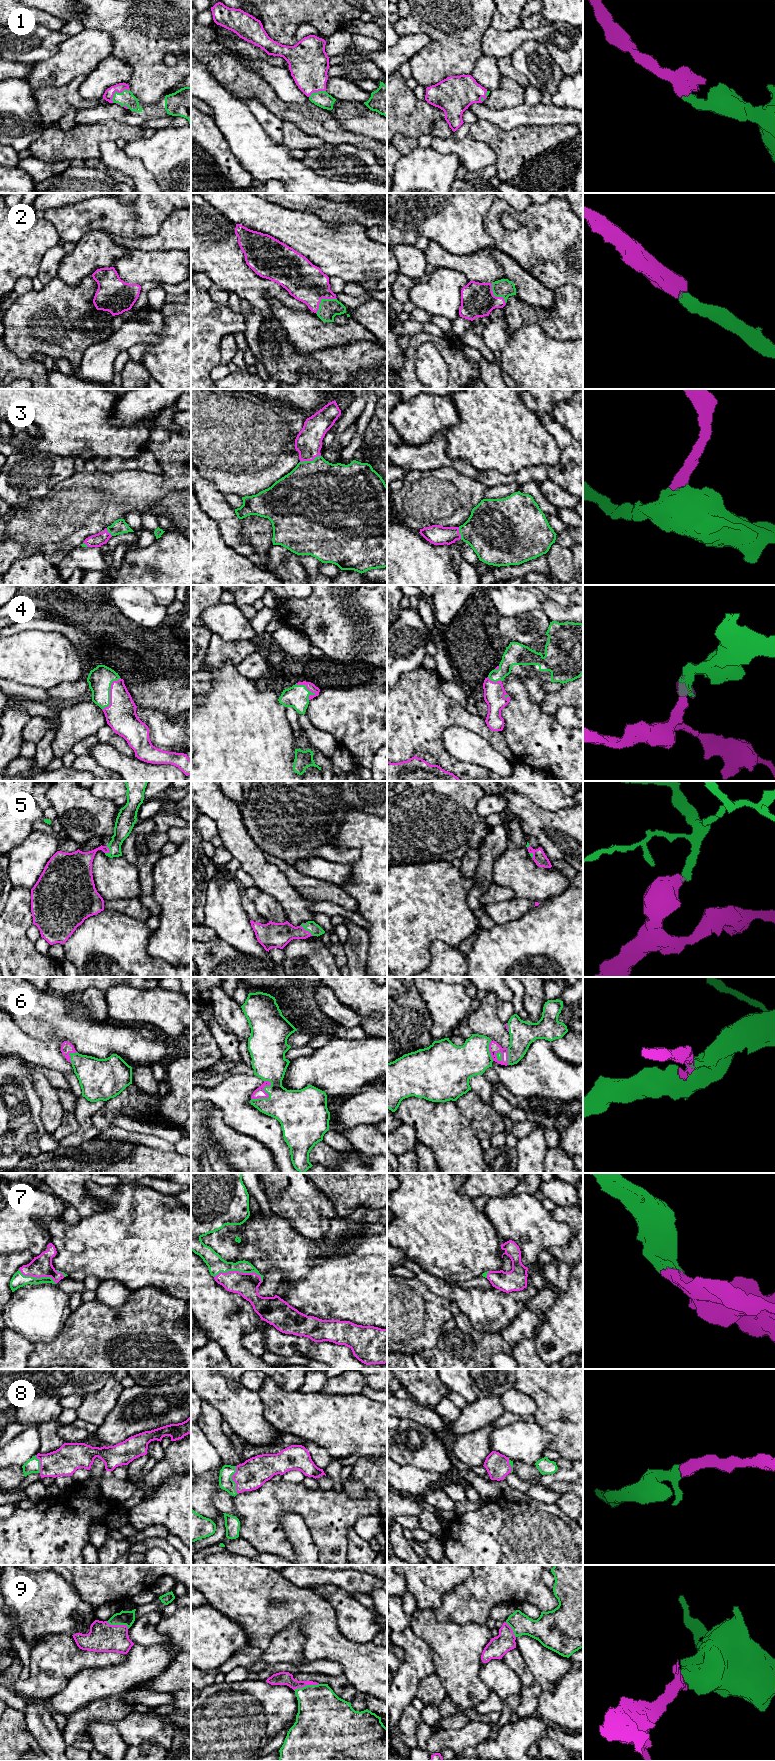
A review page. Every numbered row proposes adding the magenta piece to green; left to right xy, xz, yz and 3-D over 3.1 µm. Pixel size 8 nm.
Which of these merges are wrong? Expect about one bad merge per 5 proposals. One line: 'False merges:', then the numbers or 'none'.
False merges: none

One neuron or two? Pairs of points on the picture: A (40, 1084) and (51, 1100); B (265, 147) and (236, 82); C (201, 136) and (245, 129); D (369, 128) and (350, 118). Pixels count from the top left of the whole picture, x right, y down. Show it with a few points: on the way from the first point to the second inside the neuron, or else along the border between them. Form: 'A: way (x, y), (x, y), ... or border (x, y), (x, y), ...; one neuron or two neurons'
A: way (43, 1088), (49, 1096); one neuron
B: border (222, 84), (240, 99); two neurons
C: border (213, 118), (233, 153); two neurons
D: way (364, 123), (360, 119), (355, 118); one neuron

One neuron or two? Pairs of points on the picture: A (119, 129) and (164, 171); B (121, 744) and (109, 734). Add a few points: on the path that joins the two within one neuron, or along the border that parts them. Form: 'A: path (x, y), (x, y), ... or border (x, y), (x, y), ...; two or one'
A: border (143, 137), (126, 143); two
B: path (118, 742), (112, 737); one

